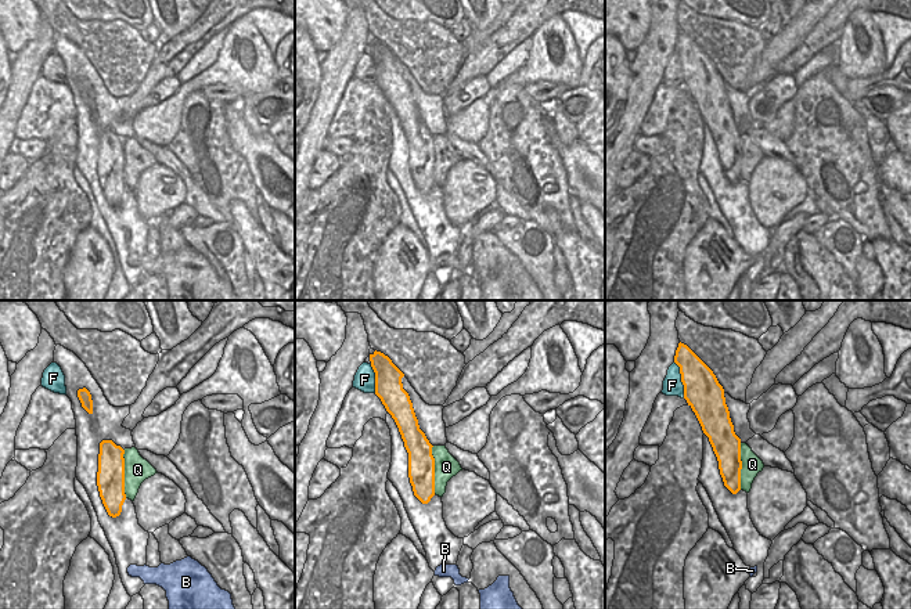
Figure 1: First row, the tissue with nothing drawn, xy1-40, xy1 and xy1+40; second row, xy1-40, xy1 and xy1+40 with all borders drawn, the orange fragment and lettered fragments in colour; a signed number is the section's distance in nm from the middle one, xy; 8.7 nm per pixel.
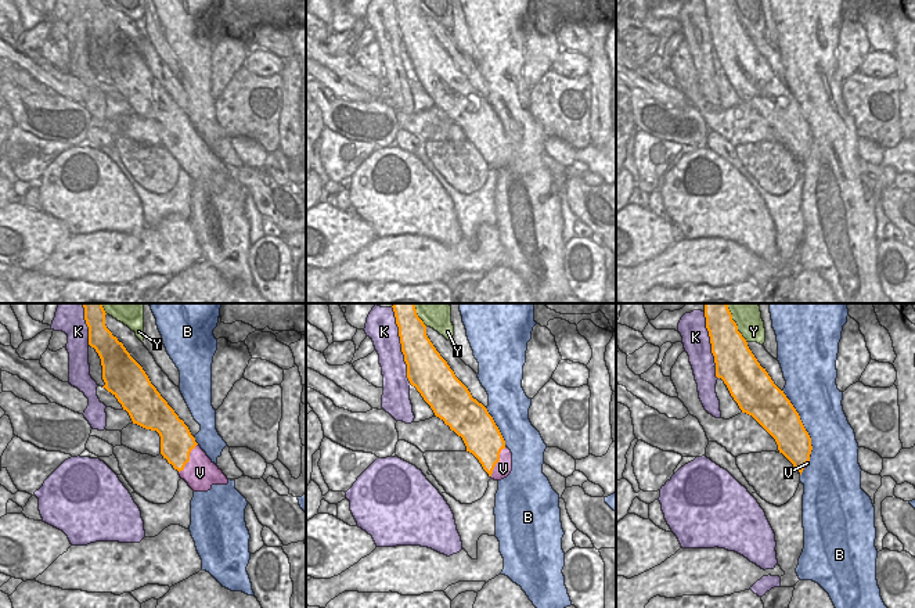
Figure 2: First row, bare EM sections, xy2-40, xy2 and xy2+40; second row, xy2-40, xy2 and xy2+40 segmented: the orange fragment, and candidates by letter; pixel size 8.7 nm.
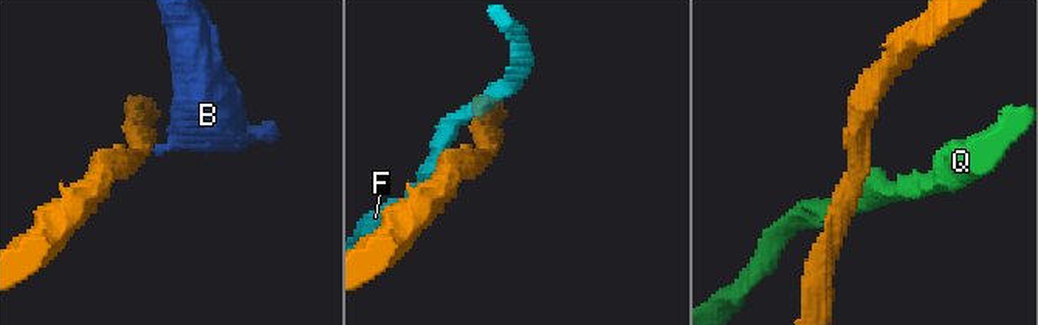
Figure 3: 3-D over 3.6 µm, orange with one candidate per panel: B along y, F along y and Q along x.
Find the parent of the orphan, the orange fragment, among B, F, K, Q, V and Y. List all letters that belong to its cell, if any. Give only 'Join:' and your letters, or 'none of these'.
Join: V

